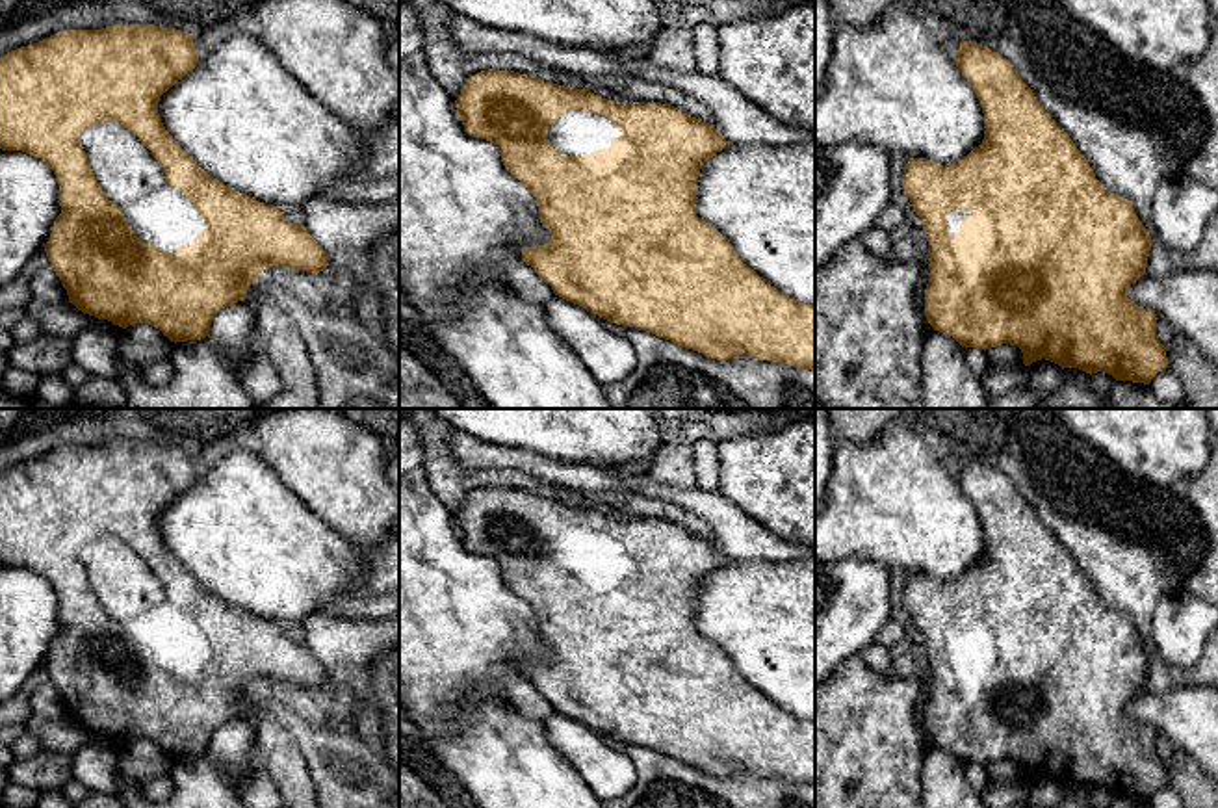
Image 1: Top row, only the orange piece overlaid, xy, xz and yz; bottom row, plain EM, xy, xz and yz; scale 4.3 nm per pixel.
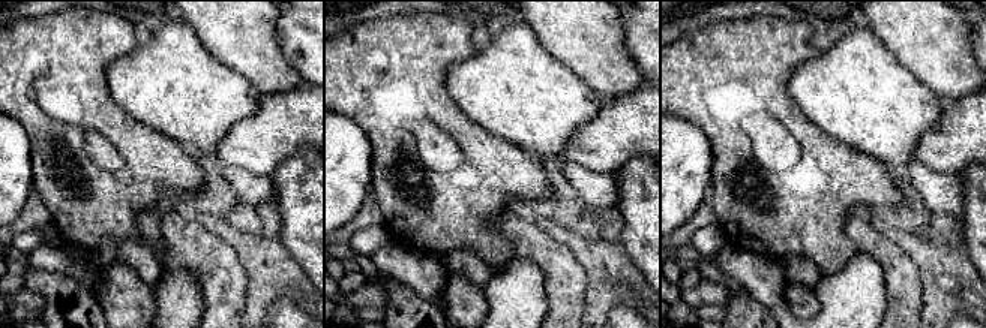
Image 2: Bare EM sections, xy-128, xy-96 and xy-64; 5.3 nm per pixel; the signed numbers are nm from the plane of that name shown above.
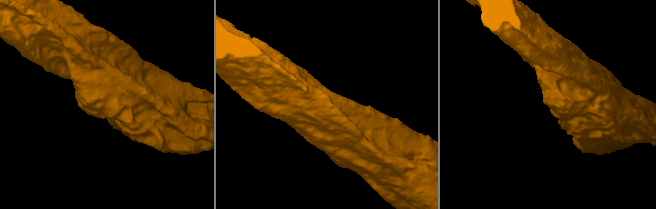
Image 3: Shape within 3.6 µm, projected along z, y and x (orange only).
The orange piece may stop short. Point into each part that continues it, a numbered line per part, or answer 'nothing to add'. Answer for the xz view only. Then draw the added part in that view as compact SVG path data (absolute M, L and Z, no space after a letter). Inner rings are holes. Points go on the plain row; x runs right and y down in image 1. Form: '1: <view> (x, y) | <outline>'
1: xz (578, 548) | M572 526L555 535L548 544L548 555L557 568L587 572L598 565L609 565L613 554L622 548L605 533L587 526Z

